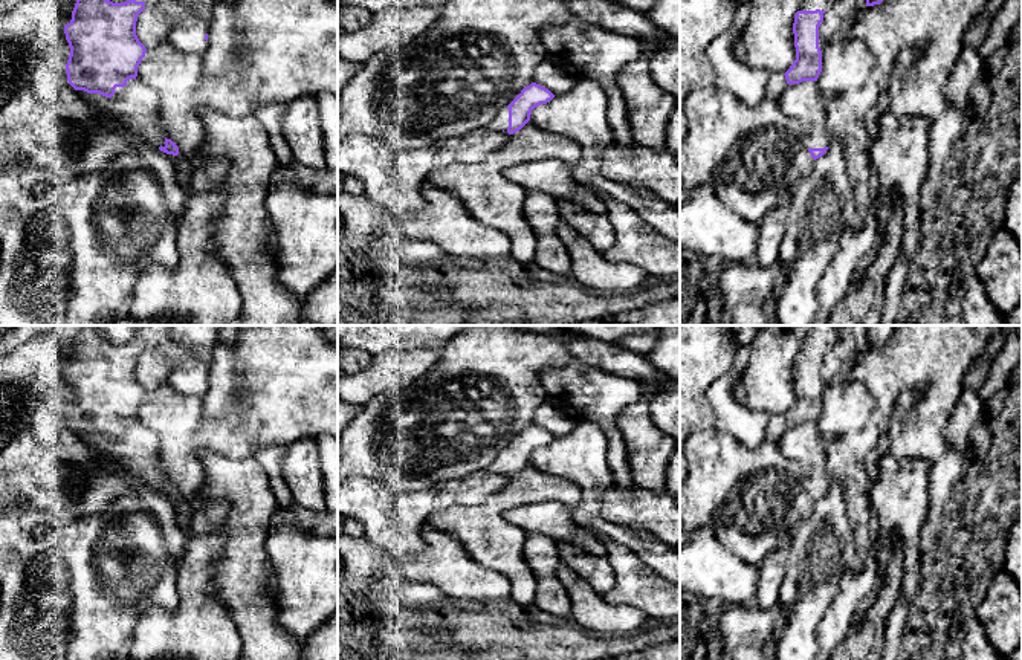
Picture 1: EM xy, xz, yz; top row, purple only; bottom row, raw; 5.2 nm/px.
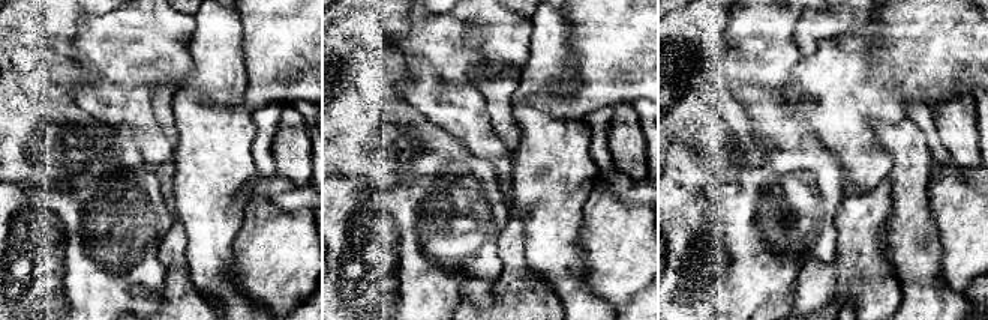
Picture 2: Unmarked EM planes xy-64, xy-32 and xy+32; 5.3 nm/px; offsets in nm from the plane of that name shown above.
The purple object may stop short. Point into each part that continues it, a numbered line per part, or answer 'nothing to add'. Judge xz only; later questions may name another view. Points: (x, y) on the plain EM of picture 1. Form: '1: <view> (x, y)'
1: xz (500, 465)

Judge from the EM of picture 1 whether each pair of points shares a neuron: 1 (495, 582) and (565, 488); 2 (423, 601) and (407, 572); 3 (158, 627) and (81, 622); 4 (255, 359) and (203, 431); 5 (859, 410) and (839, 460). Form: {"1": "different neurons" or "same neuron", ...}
{"1": "different neurons", "2": "different neurons", "3": "different neurons", "4": "same neuron", "5": "same neuron"}

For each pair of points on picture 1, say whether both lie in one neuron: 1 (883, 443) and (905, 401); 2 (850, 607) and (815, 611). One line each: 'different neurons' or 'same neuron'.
1: same neuron
2: different neurons

